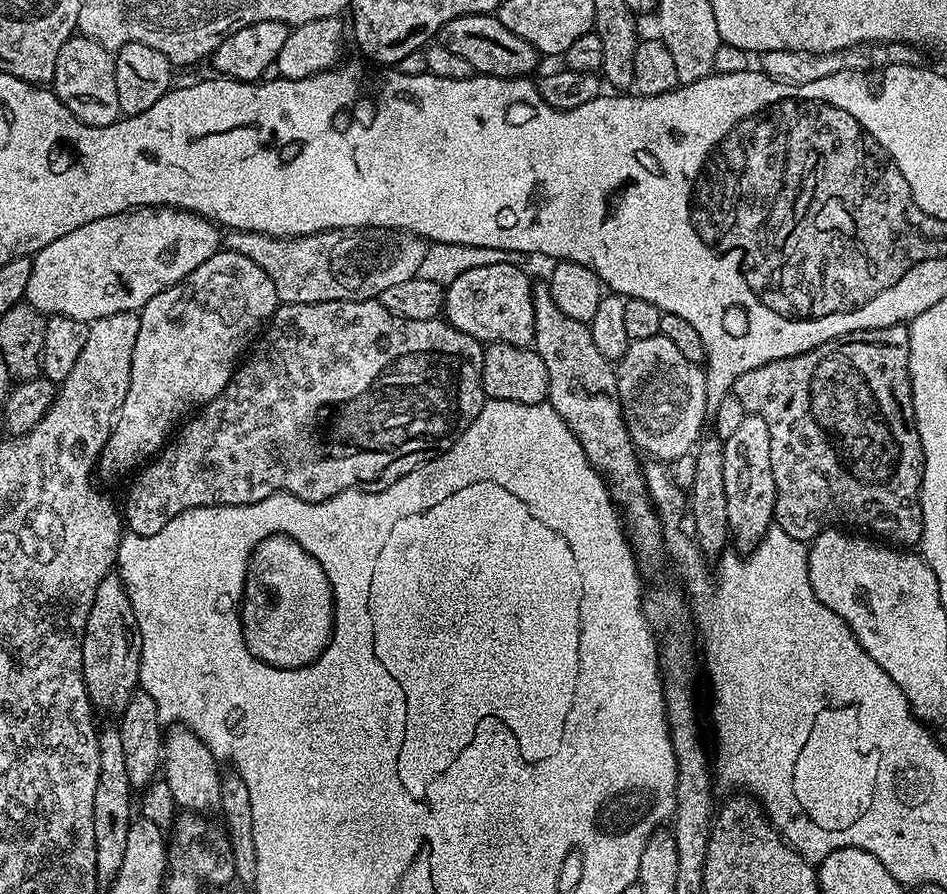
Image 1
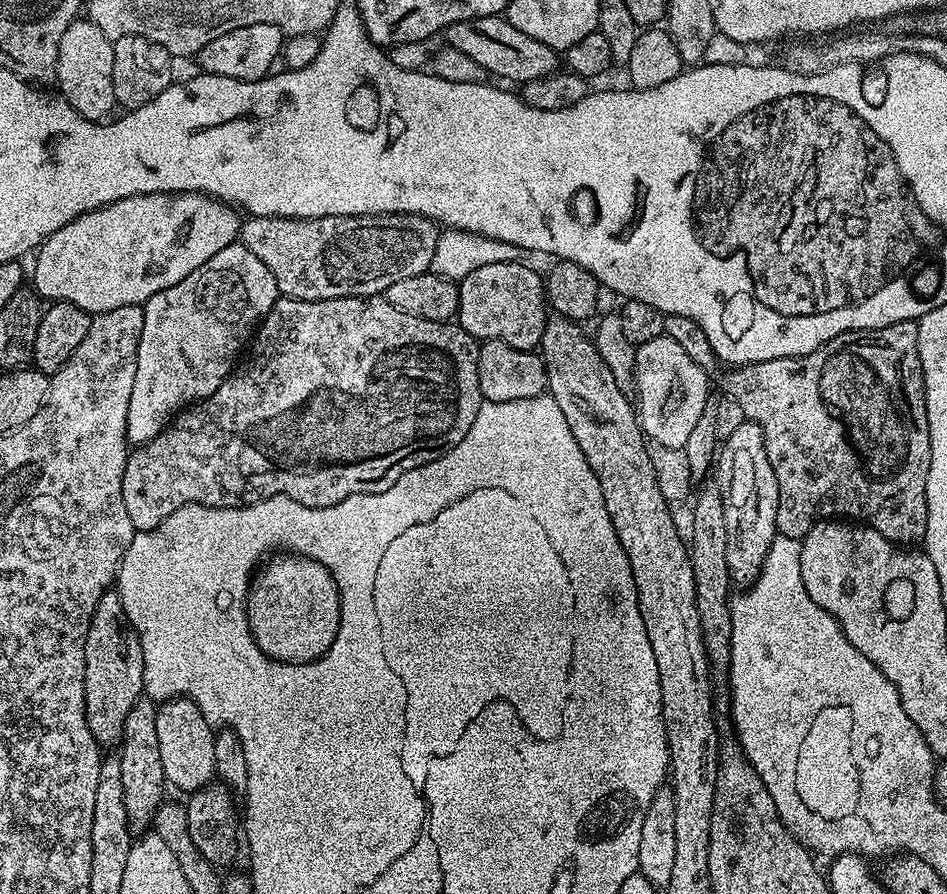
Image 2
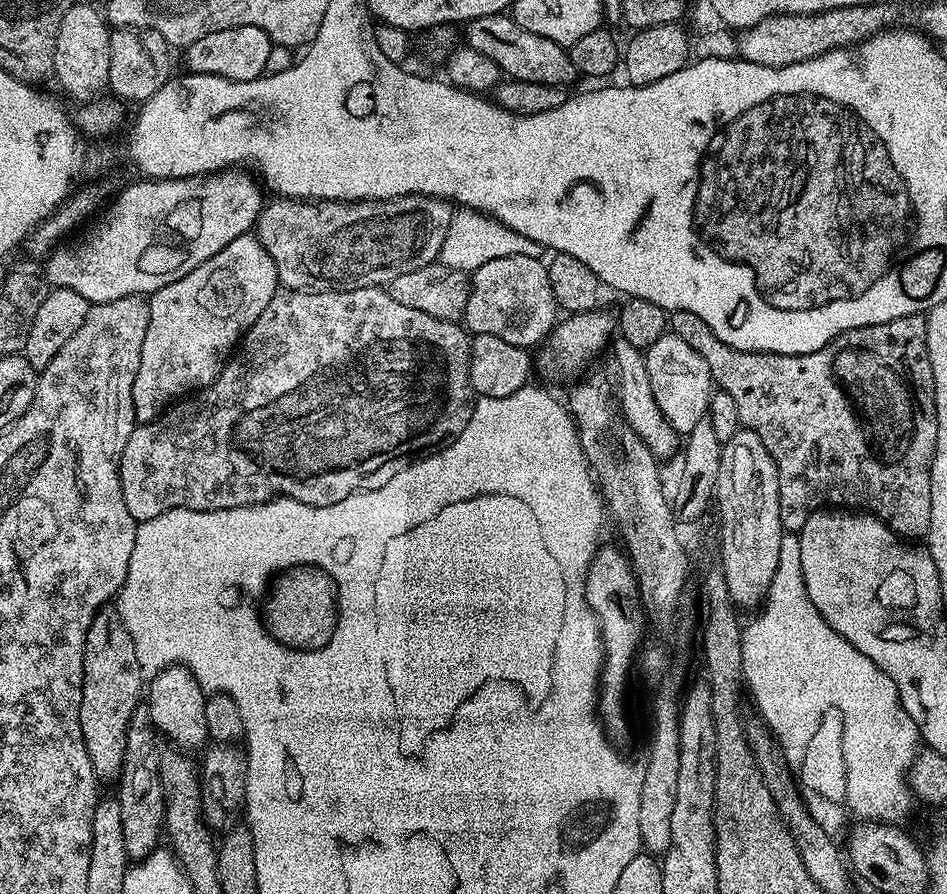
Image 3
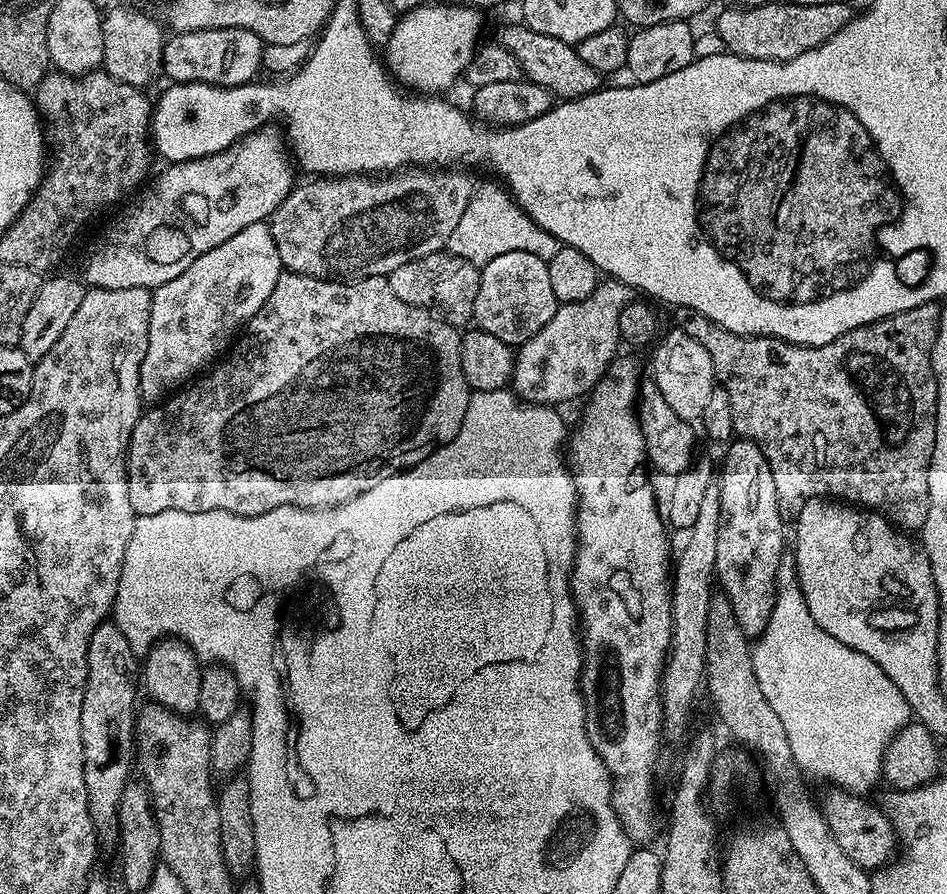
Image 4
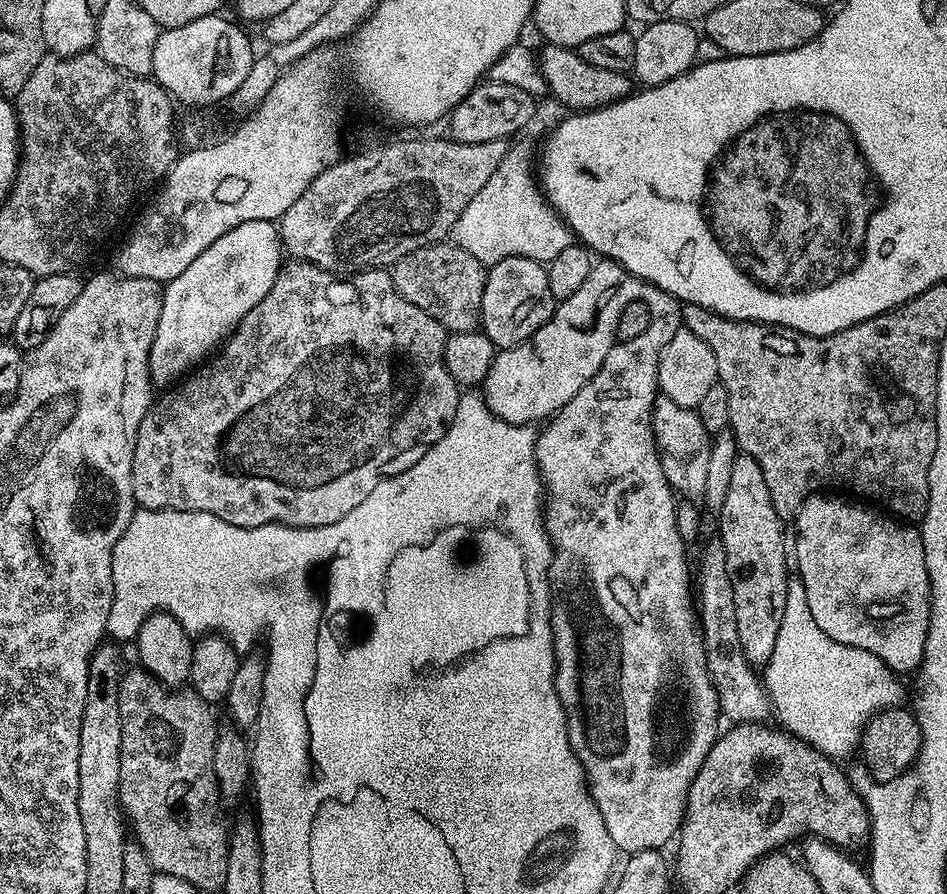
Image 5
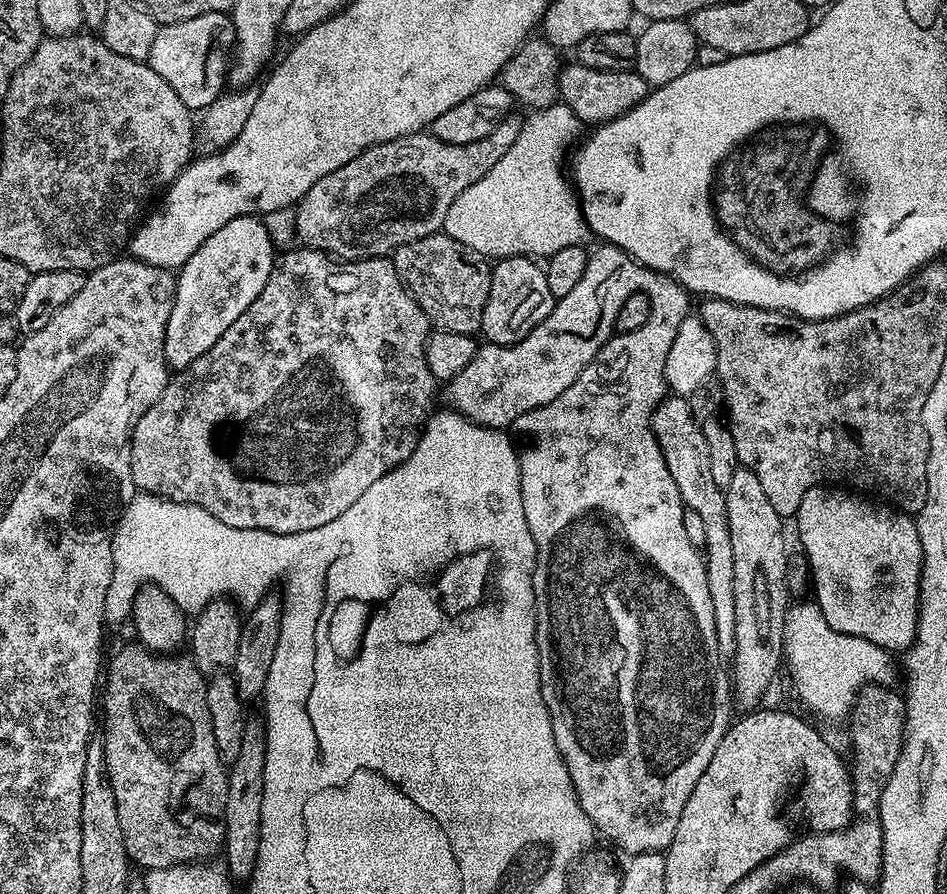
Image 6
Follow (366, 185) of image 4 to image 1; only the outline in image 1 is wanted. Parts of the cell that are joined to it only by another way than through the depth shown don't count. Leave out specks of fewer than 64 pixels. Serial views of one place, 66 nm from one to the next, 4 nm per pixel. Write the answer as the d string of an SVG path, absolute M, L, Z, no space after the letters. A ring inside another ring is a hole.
M331 228L325 232L315 232L309 236L267 236L261 232L238 232L228 230L223 233L222 244L229 252L237 252L250 262L258 262L262 270L274 282L276 298L280 304L313 304L314 302L334 302L335 300L375 300L382 290L398 282L413 280L420 275L422 258L428 244L413 232L398 232L395 228Z

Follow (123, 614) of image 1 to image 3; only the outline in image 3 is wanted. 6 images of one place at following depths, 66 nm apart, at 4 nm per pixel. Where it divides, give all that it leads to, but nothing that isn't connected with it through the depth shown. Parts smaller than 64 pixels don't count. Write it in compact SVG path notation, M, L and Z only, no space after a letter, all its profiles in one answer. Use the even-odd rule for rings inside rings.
M114 606L101 608L86 630L84 647L84 677L82 678L82 706L80 725L86 752L90 754L97 781L115 781L126 758L126 734L136 705L141 703L146 688L146 677L138 666L134 638L122 622L122 614Z

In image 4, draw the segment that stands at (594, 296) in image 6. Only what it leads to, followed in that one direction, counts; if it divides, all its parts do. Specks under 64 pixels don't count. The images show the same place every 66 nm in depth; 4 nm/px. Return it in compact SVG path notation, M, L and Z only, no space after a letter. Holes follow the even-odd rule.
M605 279L596 285L594 294L577 304L562 304L557 307L554 318L534 334L524 344L519 345L516 352L516 365L512 371L510 388L521 401L529 404L547 404L549 406L561 406L567 400L576 400L587 397L591 393L592 387L598 383L606 374L609 364L617 359L618 351L616 347L621 347L622 341L620 331L616 323L618 314L634 298L634 290L629 284L624 284L621 280Z

